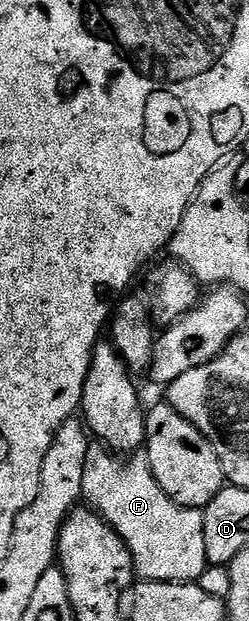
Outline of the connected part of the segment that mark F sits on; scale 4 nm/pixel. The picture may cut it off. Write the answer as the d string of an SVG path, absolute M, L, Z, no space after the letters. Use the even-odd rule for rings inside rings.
M101 442L91 443L88 458L84 458L82 500L103 520L110 523L116 534L120 534L132 556L135 573L143 581L166 580L169 584L188 584L197 582L200 574L204 574L204 570L208 567L204 550L203 509L185 508L172 502L172 498L168 498L168 494L160 490L160 482L156 482L145 455L134 454L129 458L123 458L111 452Z

